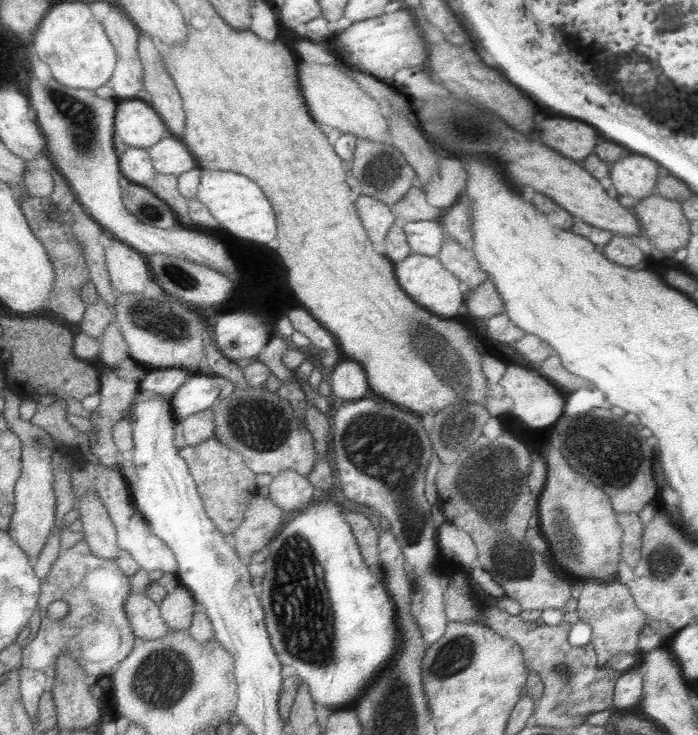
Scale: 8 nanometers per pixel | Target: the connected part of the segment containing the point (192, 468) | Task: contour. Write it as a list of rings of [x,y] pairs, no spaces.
[[[209,438],[197,446],[183,446],[177,454],[189,466],[189,472],[197,484],[197,492],[199,492],[199,498],[203,500],[205,514],[209,516],[209,520],[223,536],[233,534],[243,520],[245,504],[249,504],[249,500],[253,500],[255,496],[259,496],[257,494],[259,488],[255,486],[257,474],[245,468],[247,464],[239,452],[219,444],[215,438]]]

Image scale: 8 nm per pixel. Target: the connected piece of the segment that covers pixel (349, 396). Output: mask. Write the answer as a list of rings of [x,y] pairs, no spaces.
[[[341,358],[333,366],[331,374],[325,376],[325,380],[331,384],[331,392],[343,400],[357,400],[369,392],[367,374],[363,366],[355,360]]]

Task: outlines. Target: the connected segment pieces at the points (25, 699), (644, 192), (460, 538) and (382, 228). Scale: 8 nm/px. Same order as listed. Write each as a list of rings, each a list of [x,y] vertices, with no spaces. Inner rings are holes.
[[[27,668],[27,670],[21,670],[21,680],[19,680],[19,696],[21,696],[21,702],[23,702],[23,708],[25,712],[31,716],[37,714],[37,708],[39,708],[39,700],[43,696],[43,692],[49,692],[49,678],[33,668]]]
[[[631,154],[615,164],[609,164],[609,178],[613,182],[613,188],[617,196],[631,196],[637,200],[643,200],[653,194],[657,178],[657,166],[655,160],[647,156]]]
[[[447,520],[437,528],[437,544],[439,544],[439,554],[449,558],[451,562],[461,564],[461,568],[465,570],[473,560],[477,560],[477,546],[473,538],[461,528],[449,524]]]
[[[359,196],[355,202],[355,210],[359,214],[359,220],[365,226],[365,232],[375,248],[375,252],[383,254],[383,244],[387,240],[387,232],[397,222],[397,218],[391,214],[391,206],[383,204],[381,200],[375,200],[371,196]]]

